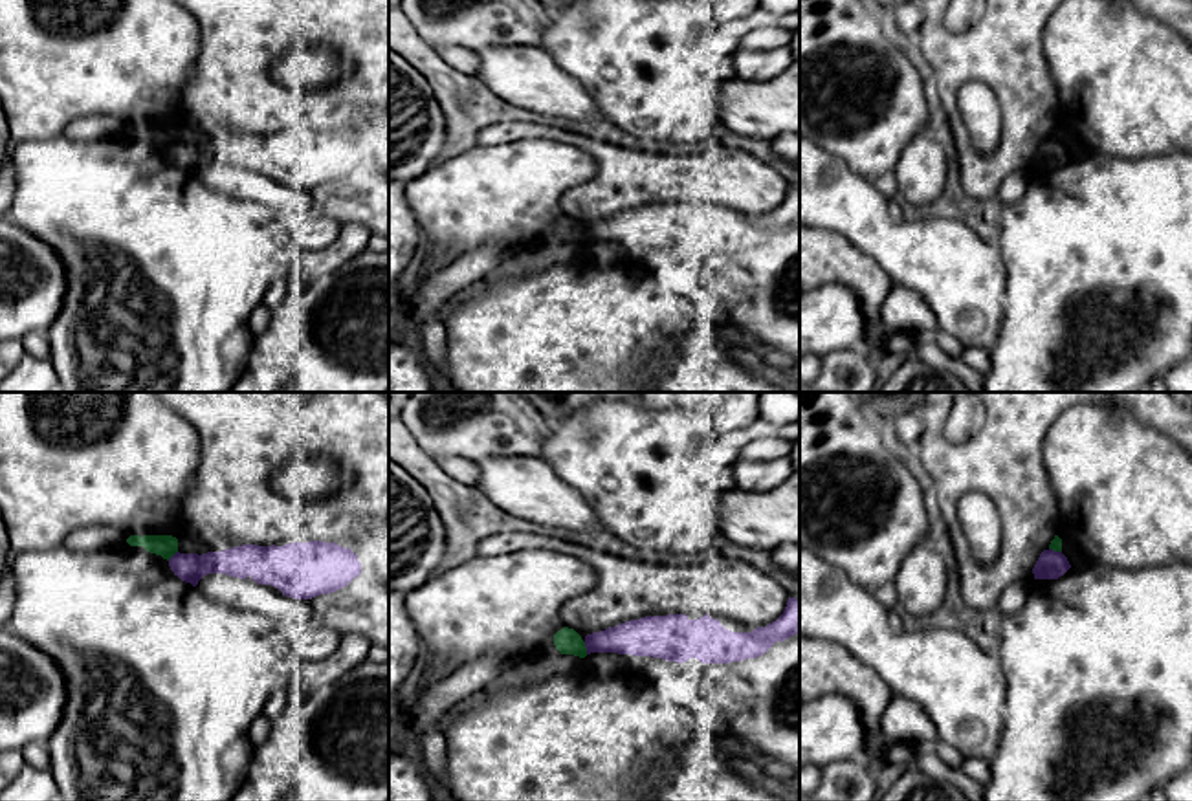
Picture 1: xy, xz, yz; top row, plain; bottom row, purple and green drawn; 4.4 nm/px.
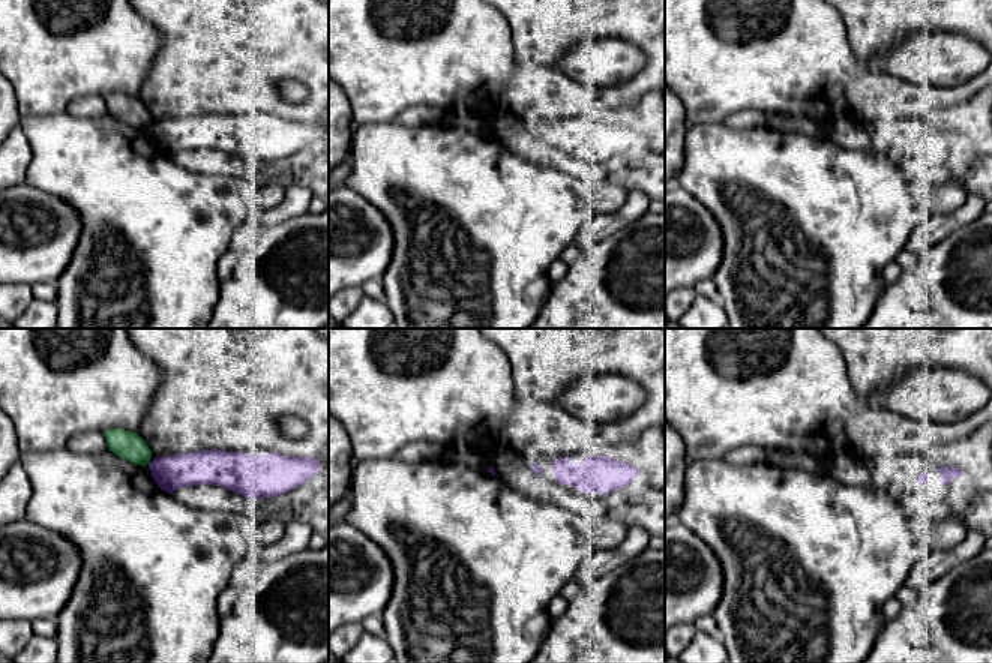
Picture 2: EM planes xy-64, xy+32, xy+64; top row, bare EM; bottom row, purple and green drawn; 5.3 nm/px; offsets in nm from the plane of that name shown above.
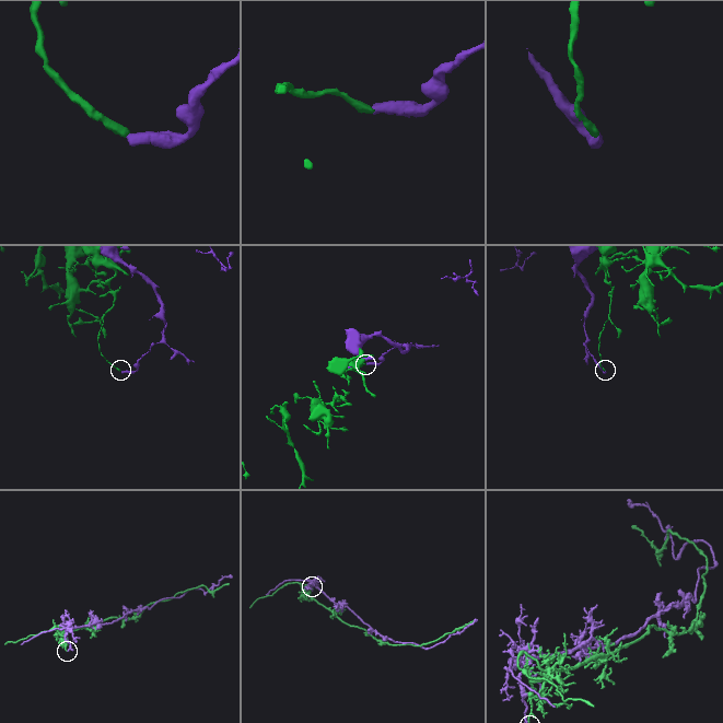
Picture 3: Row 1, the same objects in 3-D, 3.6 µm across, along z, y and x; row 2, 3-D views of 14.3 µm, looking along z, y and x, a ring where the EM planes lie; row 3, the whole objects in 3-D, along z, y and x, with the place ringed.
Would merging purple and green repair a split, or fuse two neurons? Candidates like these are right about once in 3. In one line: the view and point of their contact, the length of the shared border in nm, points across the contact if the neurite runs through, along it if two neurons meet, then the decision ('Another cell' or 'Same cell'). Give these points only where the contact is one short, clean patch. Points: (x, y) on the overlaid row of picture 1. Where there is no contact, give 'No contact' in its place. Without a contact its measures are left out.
Touches purple at xz (585, 646). Shared border 60 nm. Boundary: xz (584, 642), (587, 653). Another cell

